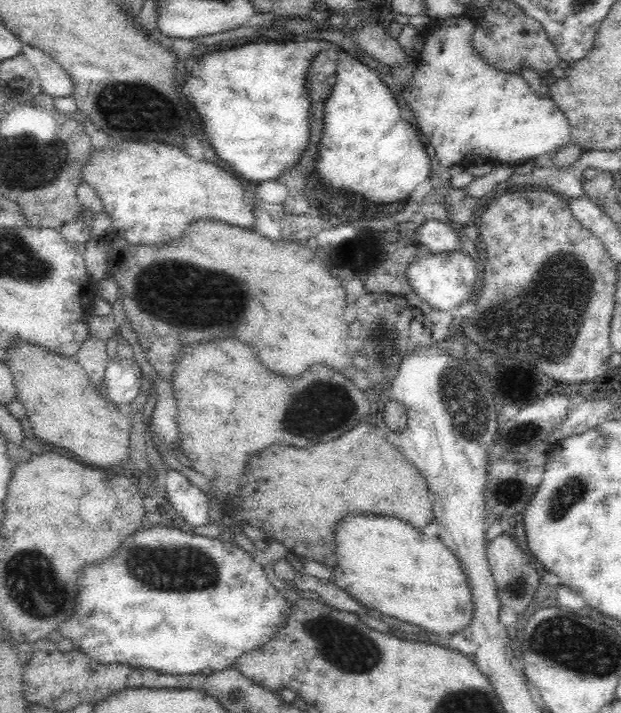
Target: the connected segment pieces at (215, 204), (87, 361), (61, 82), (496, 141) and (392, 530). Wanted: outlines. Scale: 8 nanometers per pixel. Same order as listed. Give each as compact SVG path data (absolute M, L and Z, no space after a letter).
M118 141L113 148L94 149L93 157L84 166L84 179L90 184L104 203L104 212L112 220L114 232L132 247L164 247L188 234L190 224L198 220L214 220L255 231L256 214L253 200L242 188L233 174L214 164L200 164L186 156L184 150L168 144L142 144L142 142Z
M88 335L80 343L80 348L74 358L86 370L92 383L99 388L99 391L102 391L104 371L108 361L112 358L108 355L106 340Z
M24 43L21 53L37 72L43 94L48 94L52 98L71 94L73 91L71 78L51 56L28 43Z
M457 15L438 19L423 30L424 50L415 58L411 89L405 93L419 130L432 142L442 166L450 167L461 160L476 160L482 156L500 164L522 166L540 156L562 151L571 142L568 118L550 95L539 94L522 75L500 69L484 59L484 55L474 47L476 29L470 17Z
M350 516L338 528L336 566L330 568L336 585L364 608L371 608L424 631L451 636L467 628L474 619L474 598L458 557L440 538L430 538L411 524L382 516Z

